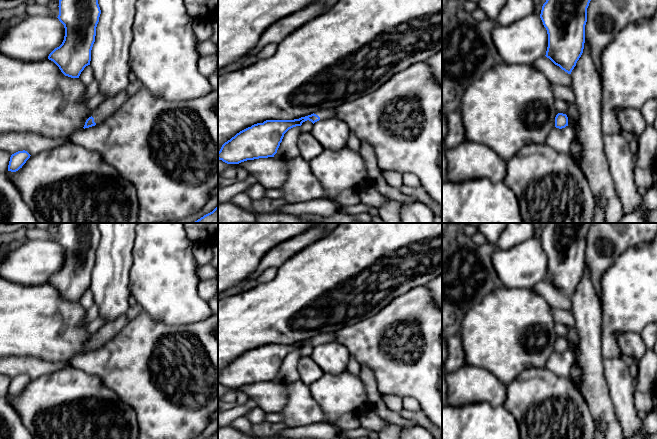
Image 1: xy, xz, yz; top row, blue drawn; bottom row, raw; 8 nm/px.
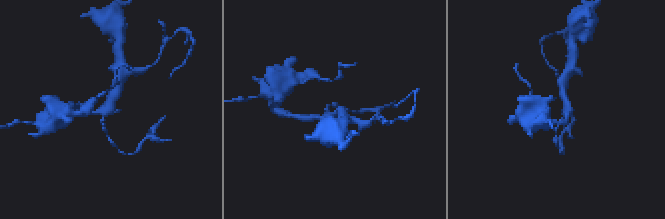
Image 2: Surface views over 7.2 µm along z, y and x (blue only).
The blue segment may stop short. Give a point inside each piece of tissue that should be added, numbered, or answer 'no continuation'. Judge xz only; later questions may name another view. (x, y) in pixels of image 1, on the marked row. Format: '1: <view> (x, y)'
1: xz (329, 113)

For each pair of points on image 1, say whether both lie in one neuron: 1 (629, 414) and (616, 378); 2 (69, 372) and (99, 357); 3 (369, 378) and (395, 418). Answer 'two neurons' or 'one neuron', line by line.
1: one neuron
2: two neurons
3: one neuron

